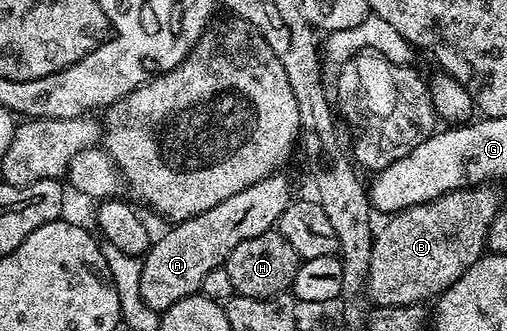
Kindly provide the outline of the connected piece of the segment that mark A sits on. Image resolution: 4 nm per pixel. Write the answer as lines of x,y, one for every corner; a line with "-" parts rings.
273,174
254,182
254,186
246,186
246,190
238,190
238,194
230,194
226,202
218,202
218,206
202,214
173,223
172,229
161,240
159,237
141,259
142,302
156,313
162,314
167,308
174,306
174,302
182,302
182,298
197,295
202,281
206,279
206,274
210,274
210,270
221,267
230,250
238,246
238,242
246,242
246,238
258,238
258,234
271,232
279,225
282,210
286,210
293,196
292,188
288,185
284,174

